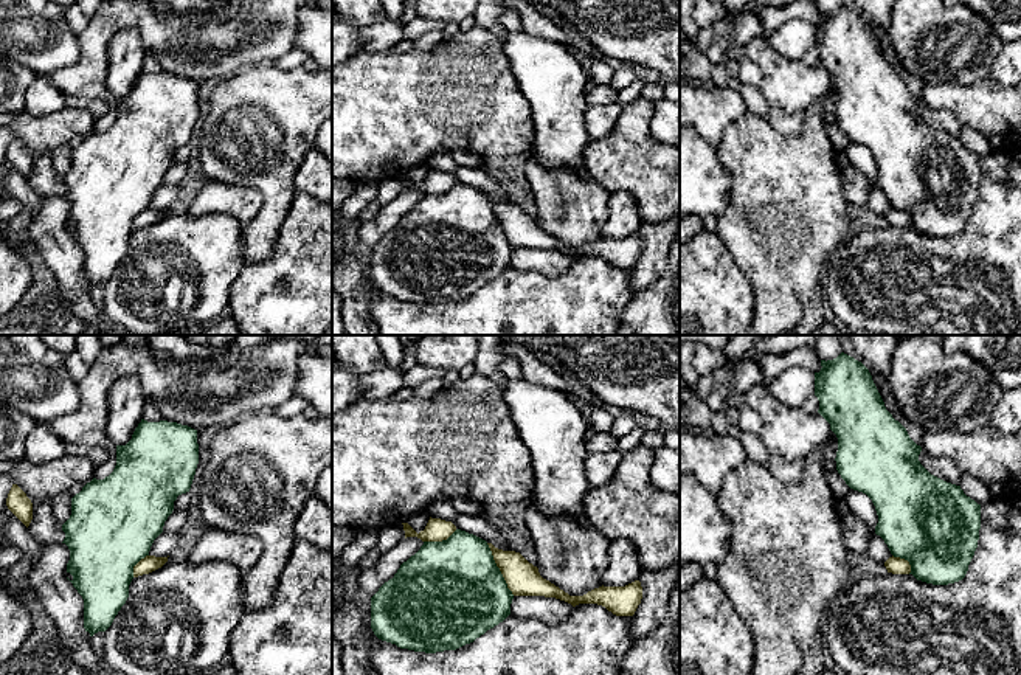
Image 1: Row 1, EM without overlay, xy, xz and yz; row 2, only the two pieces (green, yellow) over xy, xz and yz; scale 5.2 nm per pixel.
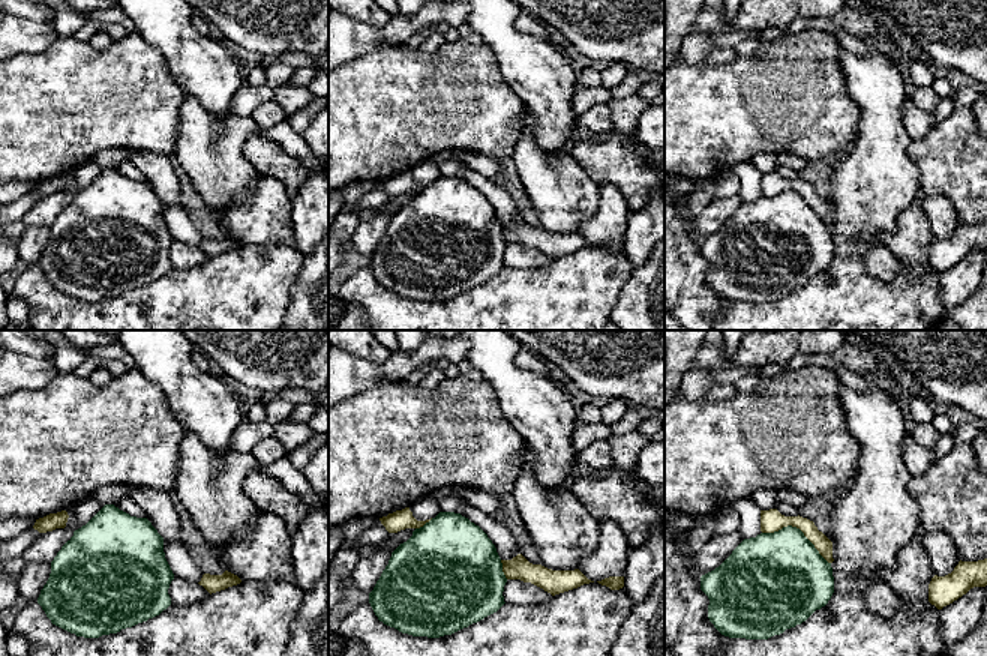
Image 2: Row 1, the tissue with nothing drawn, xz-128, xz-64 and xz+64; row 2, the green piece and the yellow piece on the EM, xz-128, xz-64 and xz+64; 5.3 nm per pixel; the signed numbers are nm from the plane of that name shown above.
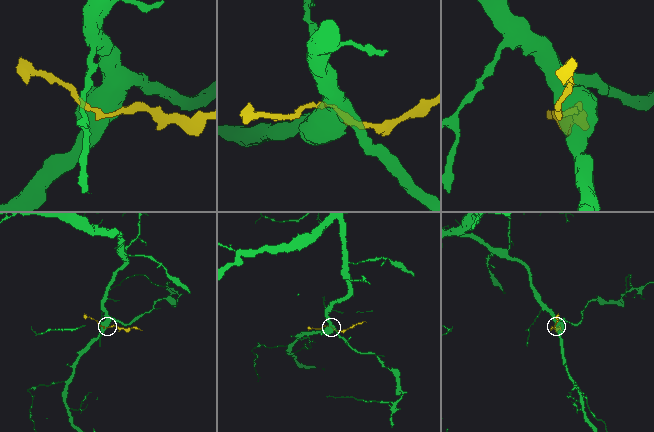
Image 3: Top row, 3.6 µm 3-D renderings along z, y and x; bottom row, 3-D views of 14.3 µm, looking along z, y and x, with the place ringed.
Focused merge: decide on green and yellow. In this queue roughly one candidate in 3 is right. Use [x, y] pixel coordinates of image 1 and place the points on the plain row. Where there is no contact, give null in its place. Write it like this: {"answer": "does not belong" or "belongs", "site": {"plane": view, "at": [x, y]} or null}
{"answer": "does not belong", "site": {"plane": "xz", "at": [498, 222]}}

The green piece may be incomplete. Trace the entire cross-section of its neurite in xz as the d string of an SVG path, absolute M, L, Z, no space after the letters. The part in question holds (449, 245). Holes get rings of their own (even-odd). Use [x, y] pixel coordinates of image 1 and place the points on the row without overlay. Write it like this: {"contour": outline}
{"contour": "M456 182L447 192L424 194L371 250L374 287L400 301L436 306L473 295L510 267L514 247L486 192Z"}

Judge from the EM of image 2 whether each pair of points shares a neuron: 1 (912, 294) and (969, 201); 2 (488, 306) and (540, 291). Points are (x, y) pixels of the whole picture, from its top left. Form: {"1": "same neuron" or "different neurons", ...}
{"1": "different neurons", "2": "same neuron"}

